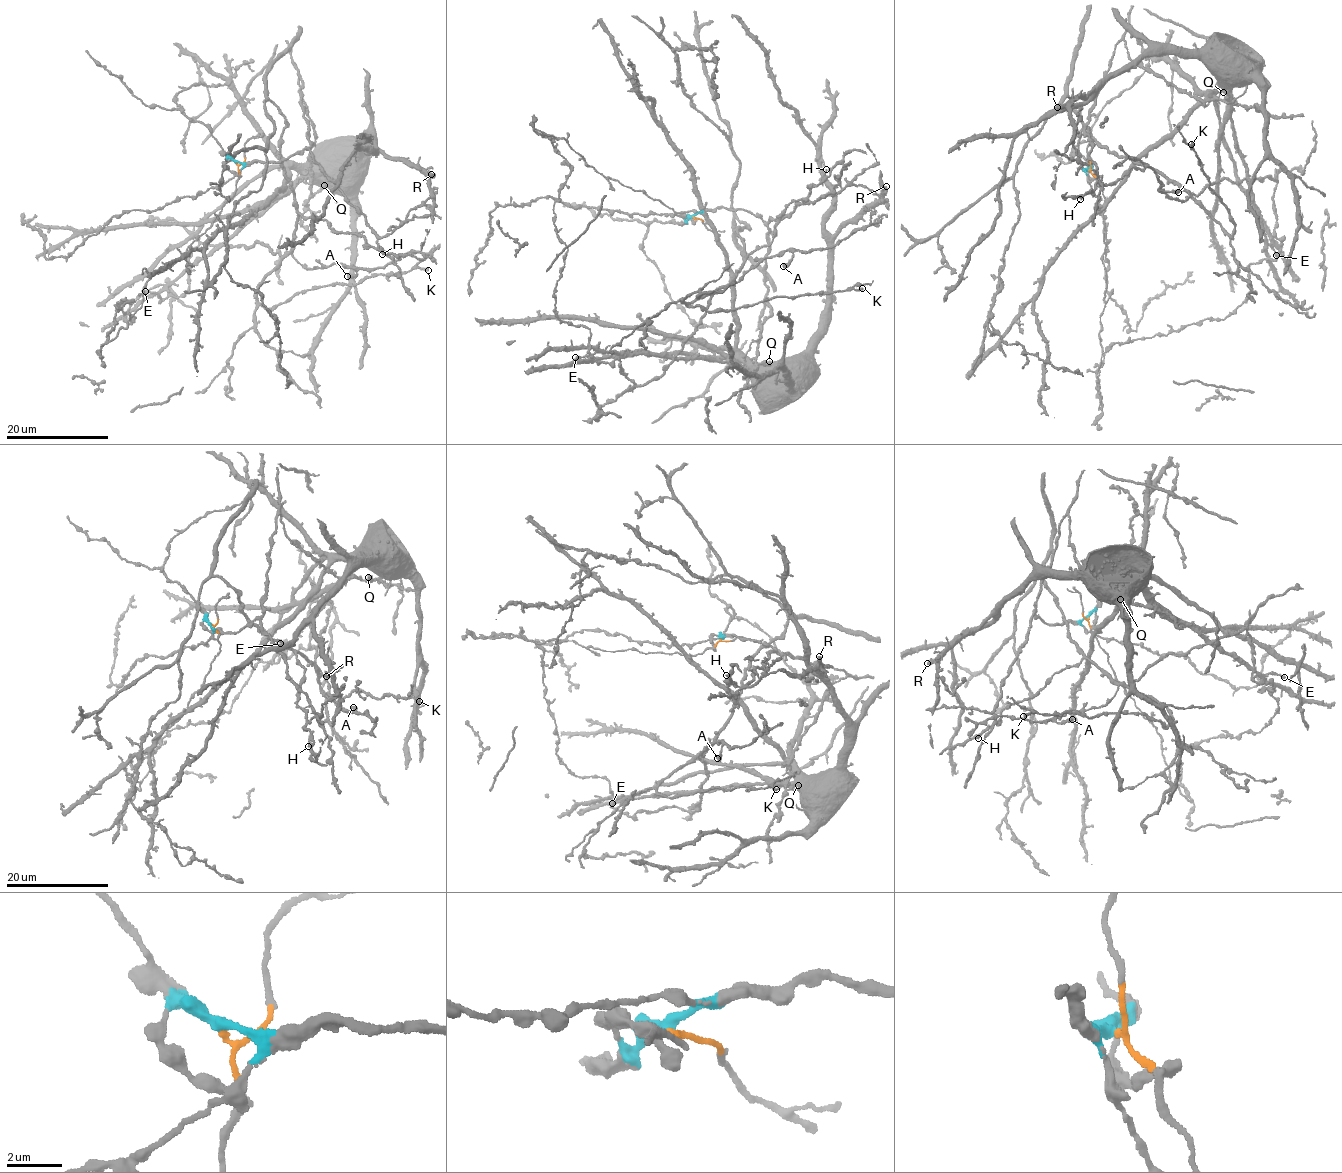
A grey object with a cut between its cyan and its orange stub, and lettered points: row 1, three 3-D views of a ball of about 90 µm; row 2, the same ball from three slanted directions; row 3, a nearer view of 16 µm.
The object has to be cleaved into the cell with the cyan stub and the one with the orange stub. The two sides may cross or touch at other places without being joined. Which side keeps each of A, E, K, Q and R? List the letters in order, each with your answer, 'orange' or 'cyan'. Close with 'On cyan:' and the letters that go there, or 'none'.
A: cyan
E: cyan
K: cyan
Q: cyan
R: cyan
On cyan: A, E, K, Q, R

